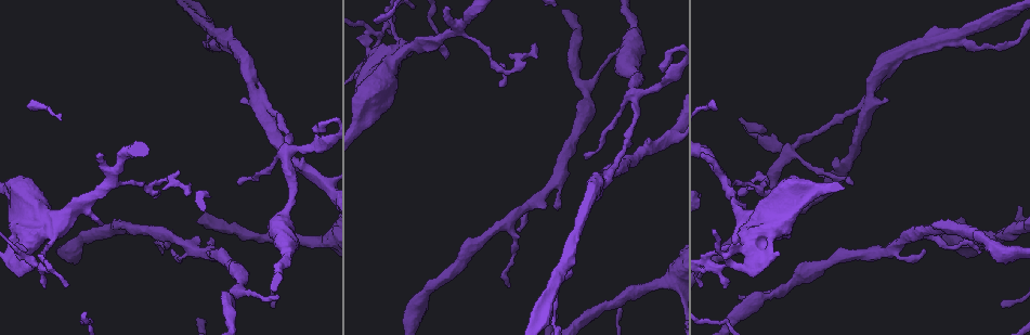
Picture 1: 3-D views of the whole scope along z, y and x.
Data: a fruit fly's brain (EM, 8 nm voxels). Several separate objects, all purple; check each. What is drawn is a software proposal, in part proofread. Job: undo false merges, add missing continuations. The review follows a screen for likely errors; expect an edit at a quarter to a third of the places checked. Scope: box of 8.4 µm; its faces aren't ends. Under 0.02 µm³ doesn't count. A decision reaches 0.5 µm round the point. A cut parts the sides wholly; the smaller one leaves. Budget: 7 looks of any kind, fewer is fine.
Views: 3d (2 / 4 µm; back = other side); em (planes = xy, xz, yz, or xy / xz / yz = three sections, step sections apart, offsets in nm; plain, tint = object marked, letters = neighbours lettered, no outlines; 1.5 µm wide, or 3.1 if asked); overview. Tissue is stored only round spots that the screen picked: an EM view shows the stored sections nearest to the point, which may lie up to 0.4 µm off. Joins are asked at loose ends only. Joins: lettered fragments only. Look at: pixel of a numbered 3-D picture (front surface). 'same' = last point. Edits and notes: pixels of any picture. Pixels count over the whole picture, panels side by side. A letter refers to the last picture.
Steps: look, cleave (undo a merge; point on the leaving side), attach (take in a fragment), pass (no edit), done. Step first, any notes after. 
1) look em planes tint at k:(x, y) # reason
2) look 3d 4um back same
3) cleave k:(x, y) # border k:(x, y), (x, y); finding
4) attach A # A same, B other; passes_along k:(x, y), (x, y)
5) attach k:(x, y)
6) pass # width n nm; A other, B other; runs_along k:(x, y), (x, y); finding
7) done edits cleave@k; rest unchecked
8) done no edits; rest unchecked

look em planes letters at 1:(738, 296) # tapers out

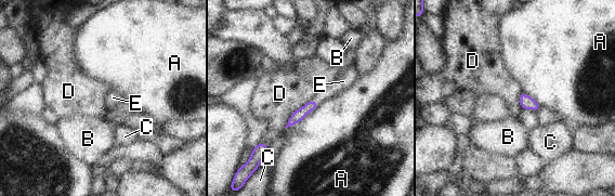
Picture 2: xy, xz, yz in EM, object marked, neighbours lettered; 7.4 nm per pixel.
attach 2:(341, 83) # longest_contact A 320 nm; A other, B other, C other, D other, E same; it goes on there

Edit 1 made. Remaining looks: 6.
look overview # see it whole again

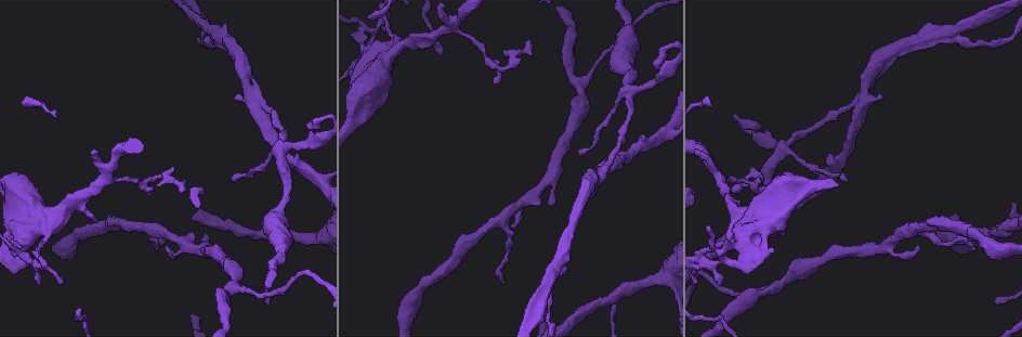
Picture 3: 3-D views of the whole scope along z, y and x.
look em xy step 4 tint at 3:(96, 221) # an open end

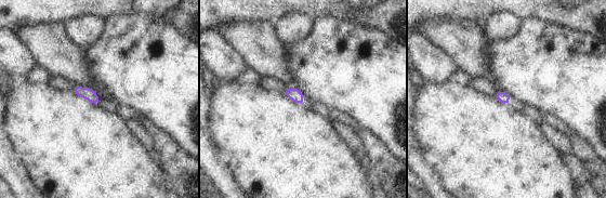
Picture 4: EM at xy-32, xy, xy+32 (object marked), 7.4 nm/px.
look em planes letters same

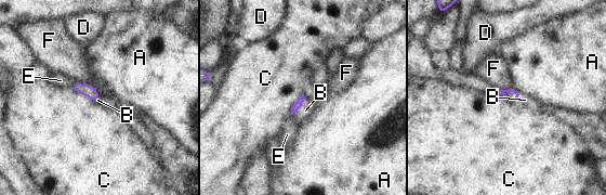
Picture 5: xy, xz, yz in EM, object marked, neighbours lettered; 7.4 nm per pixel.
attach 5:(305, 111) # A other, B same, C other, D other, E other, F other; passes_along 5:(298, 104), (300, 107), (305, 111); it goes on there

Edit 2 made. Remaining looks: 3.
done edits attach@2, attach@5; rest unchecked

